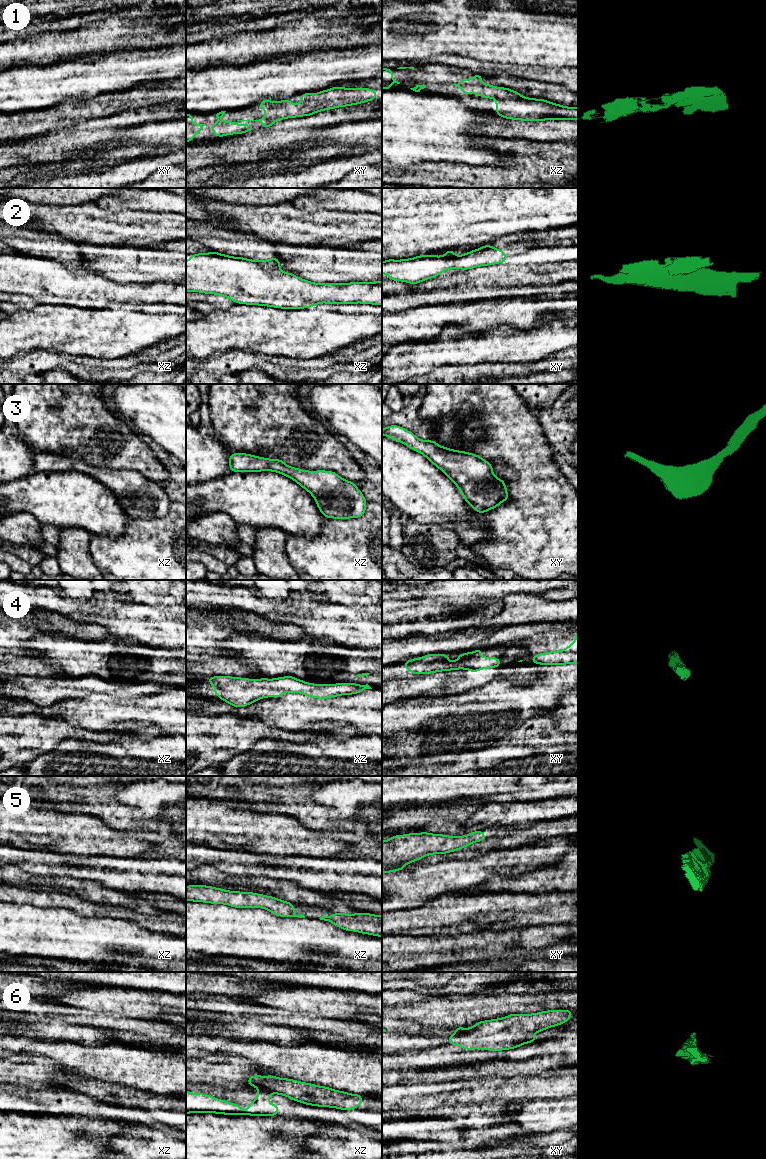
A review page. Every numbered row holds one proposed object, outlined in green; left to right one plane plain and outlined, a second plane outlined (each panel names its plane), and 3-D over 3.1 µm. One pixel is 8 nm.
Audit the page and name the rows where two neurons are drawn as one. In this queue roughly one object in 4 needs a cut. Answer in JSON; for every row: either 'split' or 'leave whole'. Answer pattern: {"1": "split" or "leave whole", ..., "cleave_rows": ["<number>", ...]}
{"1": "leave whole", "2": "leave whole", "3": "leave whole", "4": "leave whole", "5": "leave whole", "6": "split", "cleave_rows": ["6"]}

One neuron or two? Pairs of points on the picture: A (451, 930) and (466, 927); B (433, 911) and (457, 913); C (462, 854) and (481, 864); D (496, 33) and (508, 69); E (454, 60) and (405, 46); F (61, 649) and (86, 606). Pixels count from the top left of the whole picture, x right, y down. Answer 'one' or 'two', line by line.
A: one
B: one
C: two
D: two
E: two
F: two

